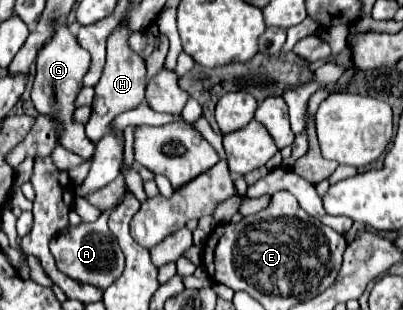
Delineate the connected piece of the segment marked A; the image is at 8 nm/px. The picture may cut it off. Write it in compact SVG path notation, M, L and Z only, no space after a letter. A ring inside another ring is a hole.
M121 203L103 212L95 222L81 222L79 226L67 226L50 242L50 250L53 254L57 267L64 274L79 282L95 284L99 288L107 288L115 278L121 276L125 258L121 248L117 246L115 236L107 228L107 218Z

